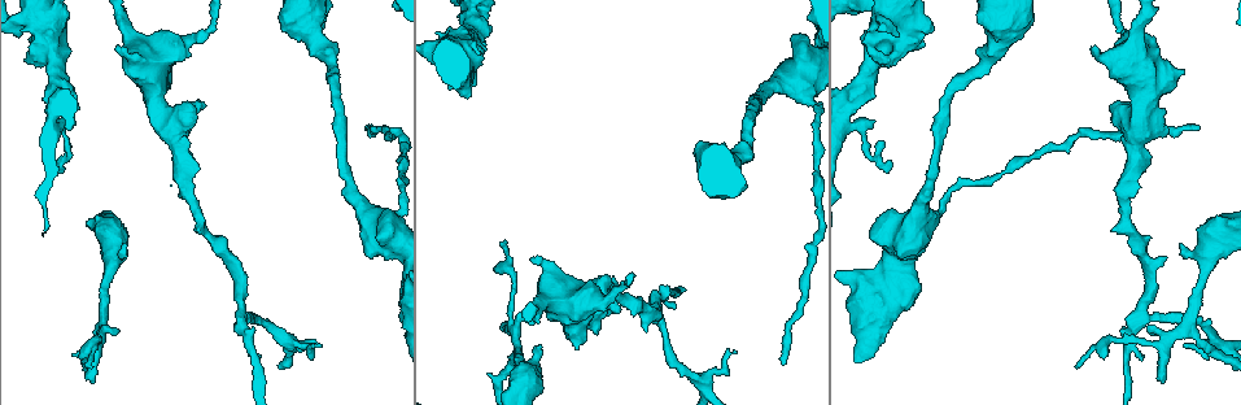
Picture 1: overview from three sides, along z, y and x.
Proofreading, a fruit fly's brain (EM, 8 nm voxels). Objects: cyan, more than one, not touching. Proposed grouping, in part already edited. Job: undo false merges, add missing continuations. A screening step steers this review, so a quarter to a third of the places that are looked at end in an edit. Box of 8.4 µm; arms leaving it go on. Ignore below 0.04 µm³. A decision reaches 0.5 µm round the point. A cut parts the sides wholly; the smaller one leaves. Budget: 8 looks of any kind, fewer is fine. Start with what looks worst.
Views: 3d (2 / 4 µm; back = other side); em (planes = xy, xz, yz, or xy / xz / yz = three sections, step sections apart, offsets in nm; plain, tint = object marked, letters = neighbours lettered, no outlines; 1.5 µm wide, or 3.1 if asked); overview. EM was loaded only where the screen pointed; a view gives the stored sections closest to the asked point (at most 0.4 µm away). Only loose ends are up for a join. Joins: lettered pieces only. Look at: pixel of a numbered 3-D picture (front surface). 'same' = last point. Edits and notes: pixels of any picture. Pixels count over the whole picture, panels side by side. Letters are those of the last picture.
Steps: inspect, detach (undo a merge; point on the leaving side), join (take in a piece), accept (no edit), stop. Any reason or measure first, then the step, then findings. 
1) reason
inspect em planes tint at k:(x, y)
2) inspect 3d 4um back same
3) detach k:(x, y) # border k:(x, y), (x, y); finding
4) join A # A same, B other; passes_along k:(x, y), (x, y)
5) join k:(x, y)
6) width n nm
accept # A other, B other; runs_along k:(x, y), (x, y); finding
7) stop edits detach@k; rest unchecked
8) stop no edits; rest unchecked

free end
inspect 3d 2um at 1:(1161, 380)

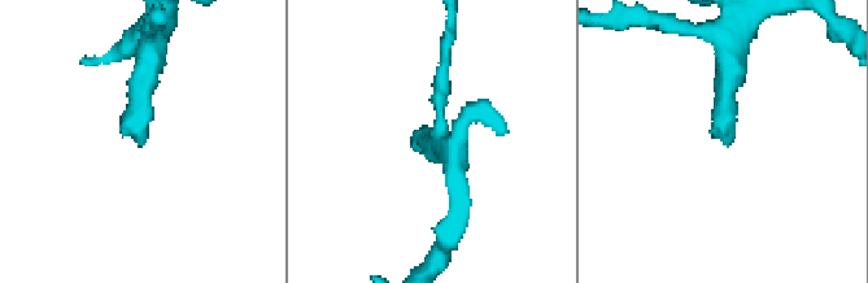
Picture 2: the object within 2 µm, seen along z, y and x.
now the EM
inspect em xz step 8 tint at 2:(727, 145)

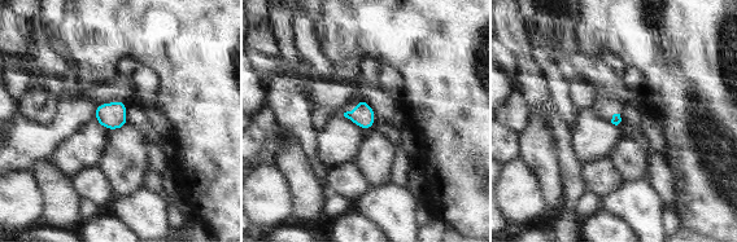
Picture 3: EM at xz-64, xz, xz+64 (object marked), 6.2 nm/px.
cut it another way
inspect em planes letters same

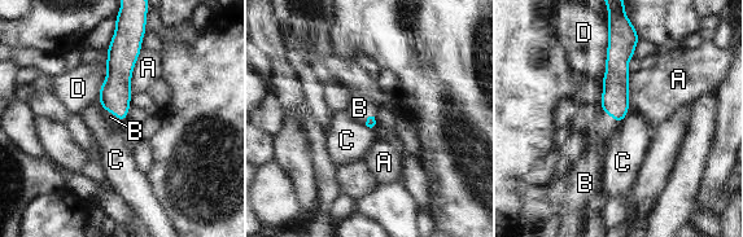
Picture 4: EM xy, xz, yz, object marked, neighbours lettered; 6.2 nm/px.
join B # A other, B same, C other, D other; passes_along 4:(114, 95), (114, 114), (110, 117); the neuron continues

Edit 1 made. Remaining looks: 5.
redraw
inspect overview

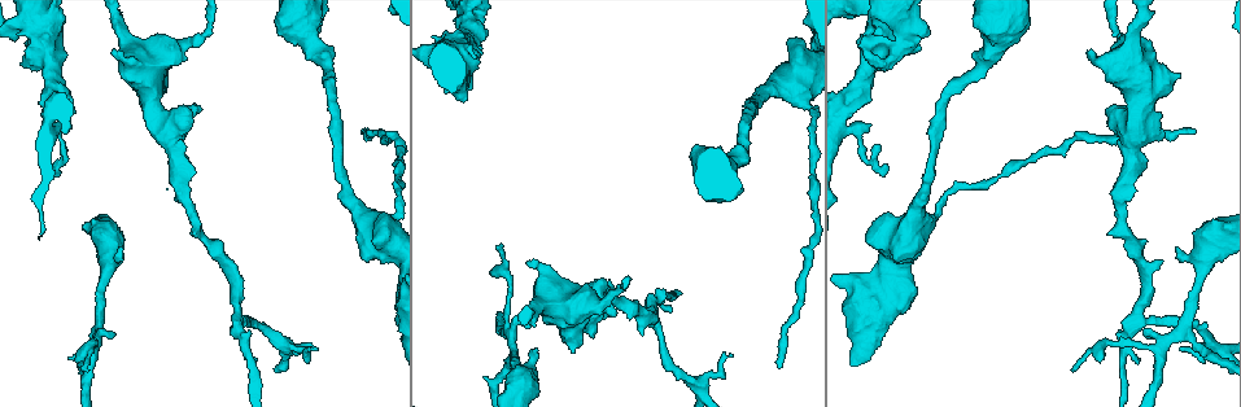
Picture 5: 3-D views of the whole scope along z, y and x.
inspect em planes letters at 5:(1193, 131)

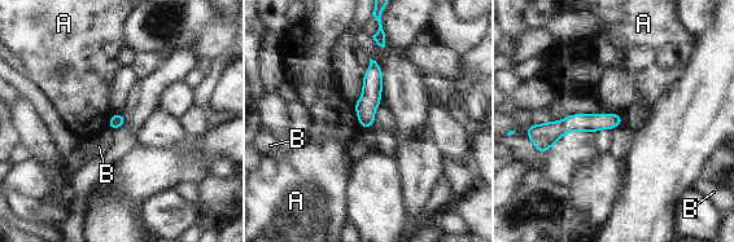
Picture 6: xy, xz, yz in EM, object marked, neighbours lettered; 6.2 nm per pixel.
accept # A other, B other; runs_along 6:(619, 117), (540, 128); none of them fits

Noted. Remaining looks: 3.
stop edits join@4; rest unchecked

